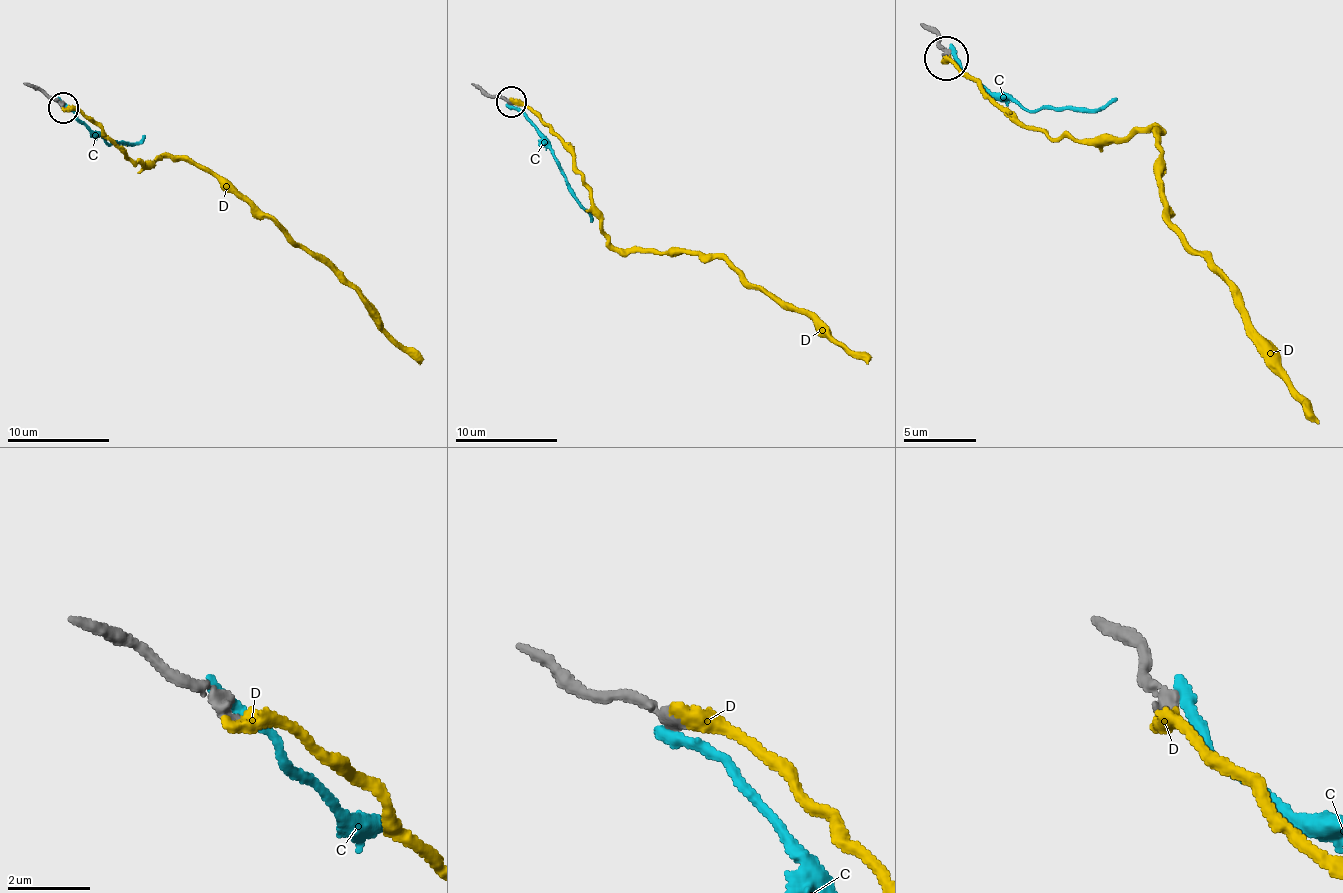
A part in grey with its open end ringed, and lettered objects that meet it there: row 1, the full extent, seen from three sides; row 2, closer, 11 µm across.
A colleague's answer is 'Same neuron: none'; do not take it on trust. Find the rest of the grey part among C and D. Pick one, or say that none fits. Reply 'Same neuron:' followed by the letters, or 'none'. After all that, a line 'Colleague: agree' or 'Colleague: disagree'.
Same neuron: D
Colleague: disagree

